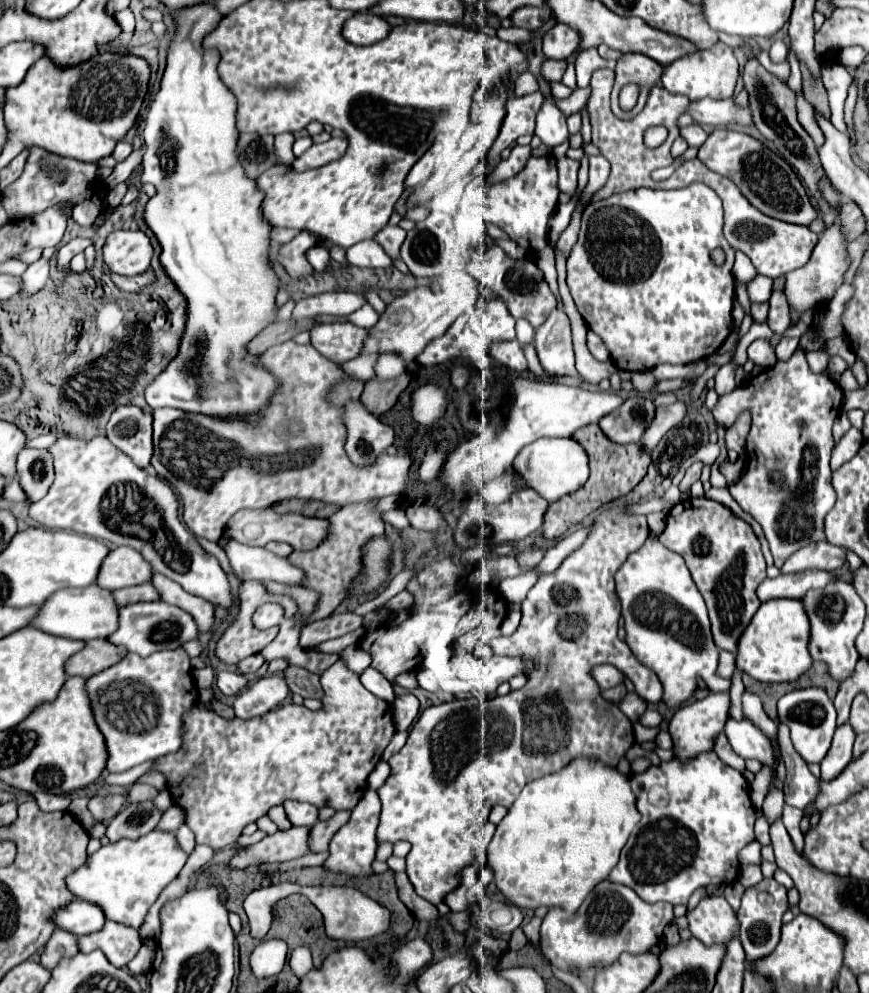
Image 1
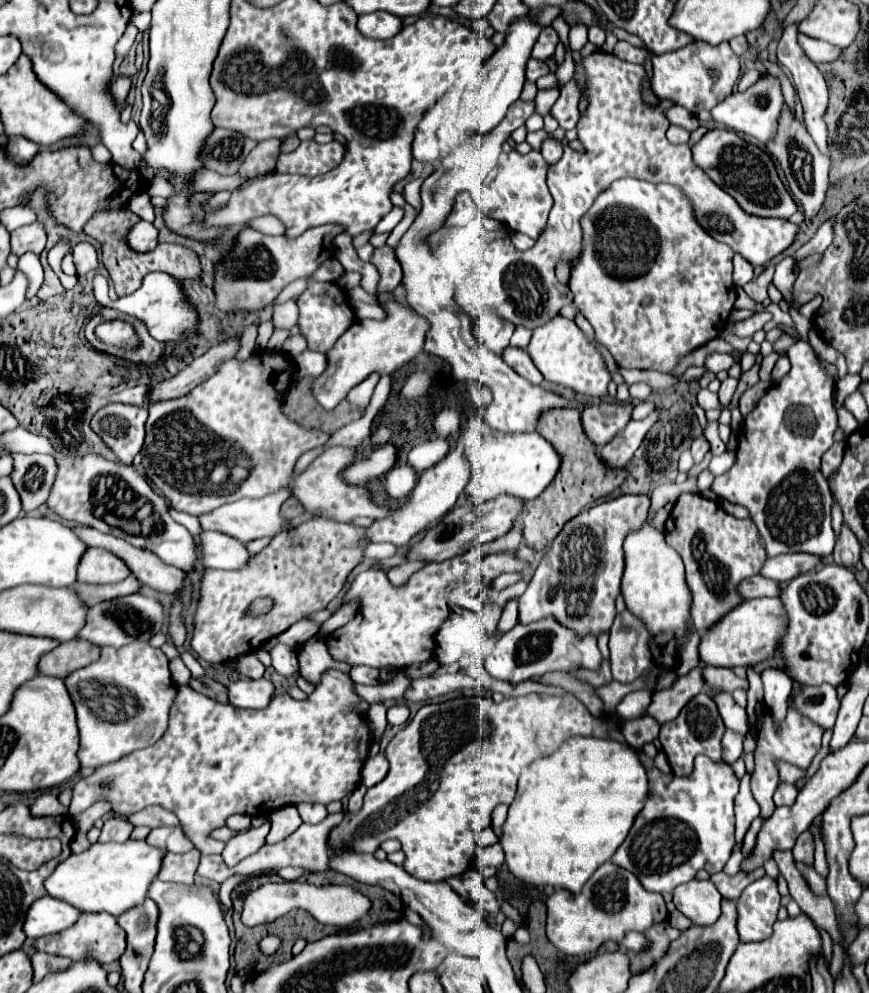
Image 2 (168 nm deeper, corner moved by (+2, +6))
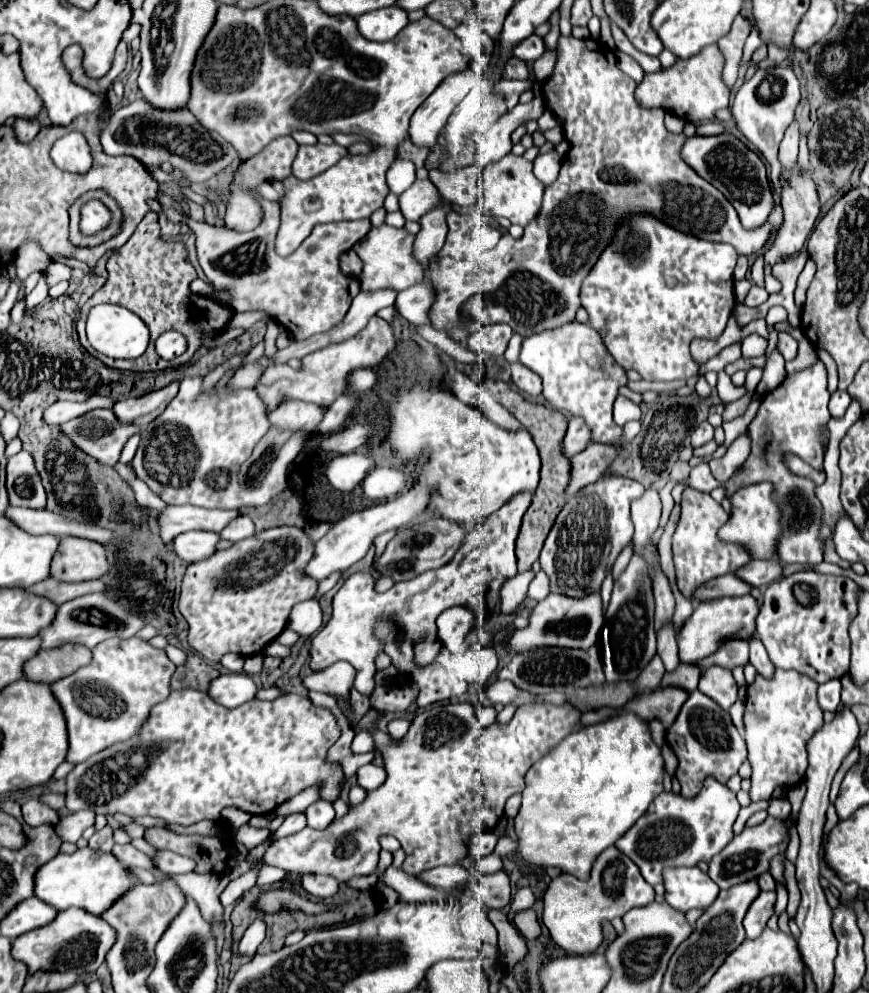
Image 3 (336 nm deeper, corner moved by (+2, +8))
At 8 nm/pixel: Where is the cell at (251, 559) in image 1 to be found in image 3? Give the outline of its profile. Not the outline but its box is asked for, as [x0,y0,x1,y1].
[172,532,218,562]

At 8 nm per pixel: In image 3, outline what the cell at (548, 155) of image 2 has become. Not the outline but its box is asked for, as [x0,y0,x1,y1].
[534,150,562,184]

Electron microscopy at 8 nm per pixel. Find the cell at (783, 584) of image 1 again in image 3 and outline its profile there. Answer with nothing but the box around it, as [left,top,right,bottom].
[700,574,752,598]

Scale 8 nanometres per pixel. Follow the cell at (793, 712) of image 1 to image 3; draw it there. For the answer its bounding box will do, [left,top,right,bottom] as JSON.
[818,680,840,712]

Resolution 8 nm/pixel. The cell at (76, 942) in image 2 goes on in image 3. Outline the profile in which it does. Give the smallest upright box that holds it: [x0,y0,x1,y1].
[12,908,116,976]

